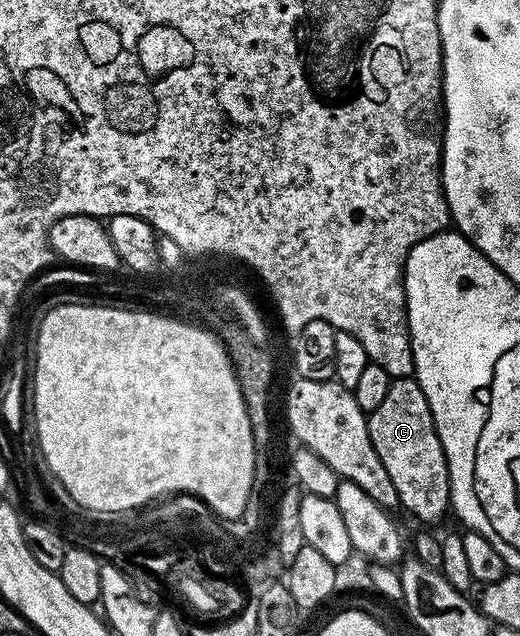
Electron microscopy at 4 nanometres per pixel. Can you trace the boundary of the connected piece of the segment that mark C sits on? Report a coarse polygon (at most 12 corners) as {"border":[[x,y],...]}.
{"border":[[416,377],[367,418],[400,509],[451,510],[449,465]]}

